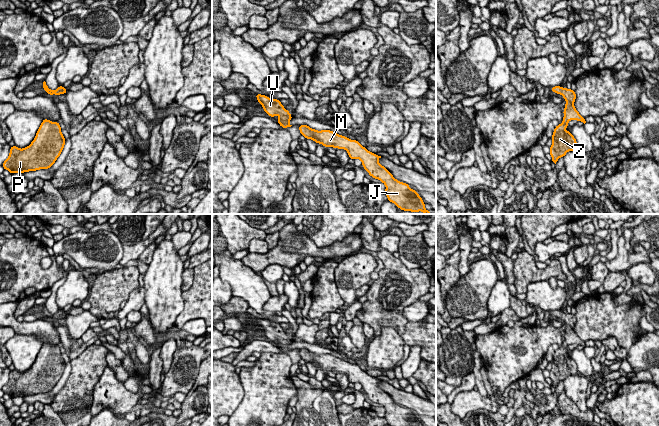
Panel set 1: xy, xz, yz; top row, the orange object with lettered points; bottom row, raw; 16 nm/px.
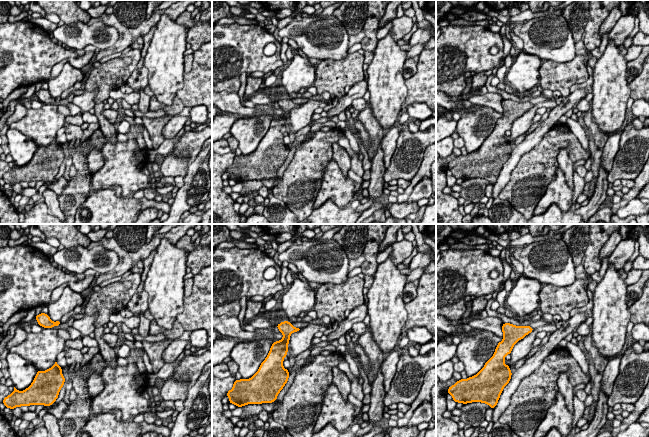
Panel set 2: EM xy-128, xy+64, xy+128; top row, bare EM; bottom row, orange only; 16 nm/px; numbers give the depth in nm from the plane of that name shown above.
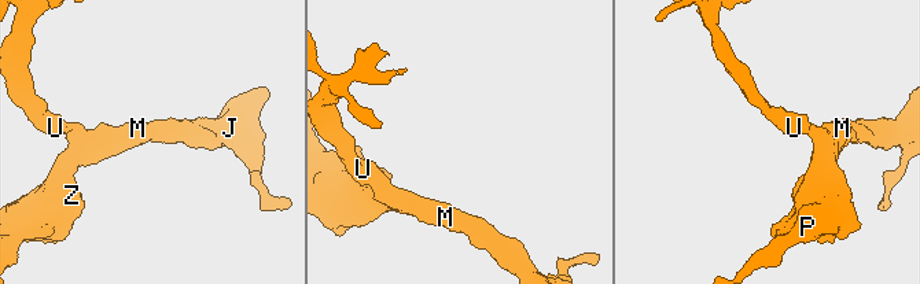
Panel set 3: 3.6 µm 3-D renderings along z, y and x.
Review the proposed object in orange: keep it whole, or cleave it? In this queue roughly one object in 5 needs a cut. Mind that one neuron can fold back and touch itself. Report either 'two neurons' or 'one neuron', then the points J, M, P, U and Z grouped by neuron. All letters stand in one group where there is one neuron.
one neuron | J M P U Z

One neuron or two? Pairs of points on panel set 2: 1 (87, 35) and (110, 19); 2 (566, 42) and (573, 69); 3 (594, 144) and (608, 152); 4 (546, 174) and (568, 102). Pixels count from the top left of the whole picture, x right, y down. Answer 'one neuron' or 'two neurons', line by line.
1: two neurons
2: two neurons
3: two neurons
4: two neurons

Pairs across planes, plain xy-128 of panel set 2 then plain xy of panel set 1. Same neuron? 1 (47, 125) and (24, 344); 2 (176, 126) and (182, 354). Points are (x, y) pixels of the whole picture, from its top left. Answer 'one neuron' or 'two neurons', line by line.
1: two neurons
2: two neurons

